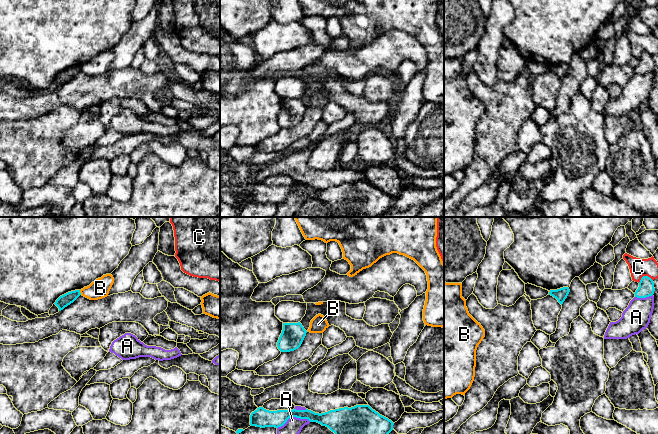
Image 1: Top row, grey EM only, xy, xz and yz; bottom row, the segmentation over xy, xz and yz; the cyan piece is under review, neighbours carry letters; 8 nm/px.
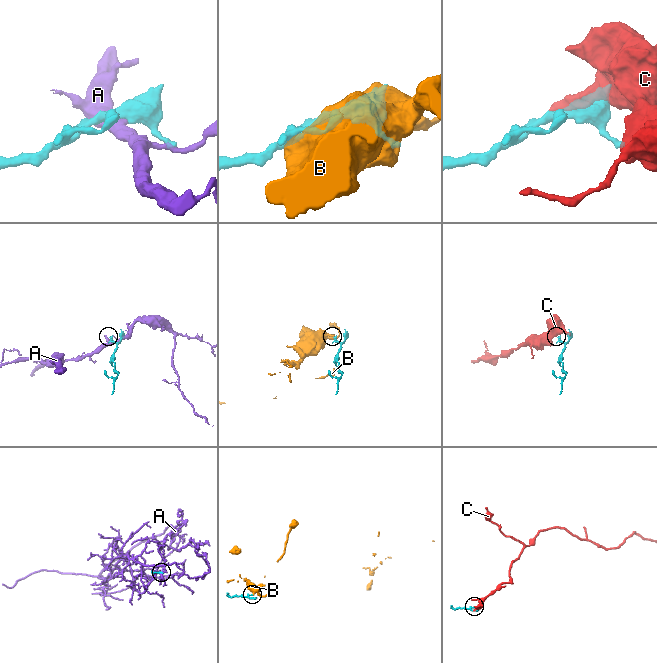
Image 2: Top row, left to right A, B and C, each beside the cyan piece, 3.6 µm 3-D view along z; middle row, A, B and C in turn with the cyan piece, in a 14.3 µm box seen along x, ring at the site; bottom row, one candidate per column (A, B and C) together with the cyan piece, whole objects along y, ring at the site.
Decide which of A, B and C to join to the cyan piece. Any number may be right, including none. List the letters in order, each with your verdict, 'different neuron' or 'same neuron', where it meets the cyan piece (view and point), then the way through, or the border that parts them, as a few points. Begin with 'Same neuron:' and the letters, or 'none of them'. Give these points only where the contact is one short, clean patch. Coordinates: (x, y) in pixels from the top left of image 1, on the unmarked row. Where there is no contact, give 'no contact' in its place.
Same neuron: none of them
A: different neuron; meets cyan in xz at (293, 192); border along xz (310, 197), (304, 194), (290, 193), (277, 204)
B: different neuron; meets cyan in xy at (79, 68); border along xy (79, 66), (81, 70)
C: different neuron; meets cyan in yz at (644, 52)

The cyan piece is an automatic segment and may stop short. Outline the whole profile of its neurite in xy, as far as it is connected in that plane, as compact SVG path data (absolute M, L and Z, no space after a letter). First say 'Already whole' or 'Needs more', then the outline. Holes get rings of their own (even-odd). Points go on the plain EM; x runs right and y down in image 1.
Already whole. M80 66L68 68L60 72L54 80L59 84L59 87L61 87L65 83L73 79L80 71Z

